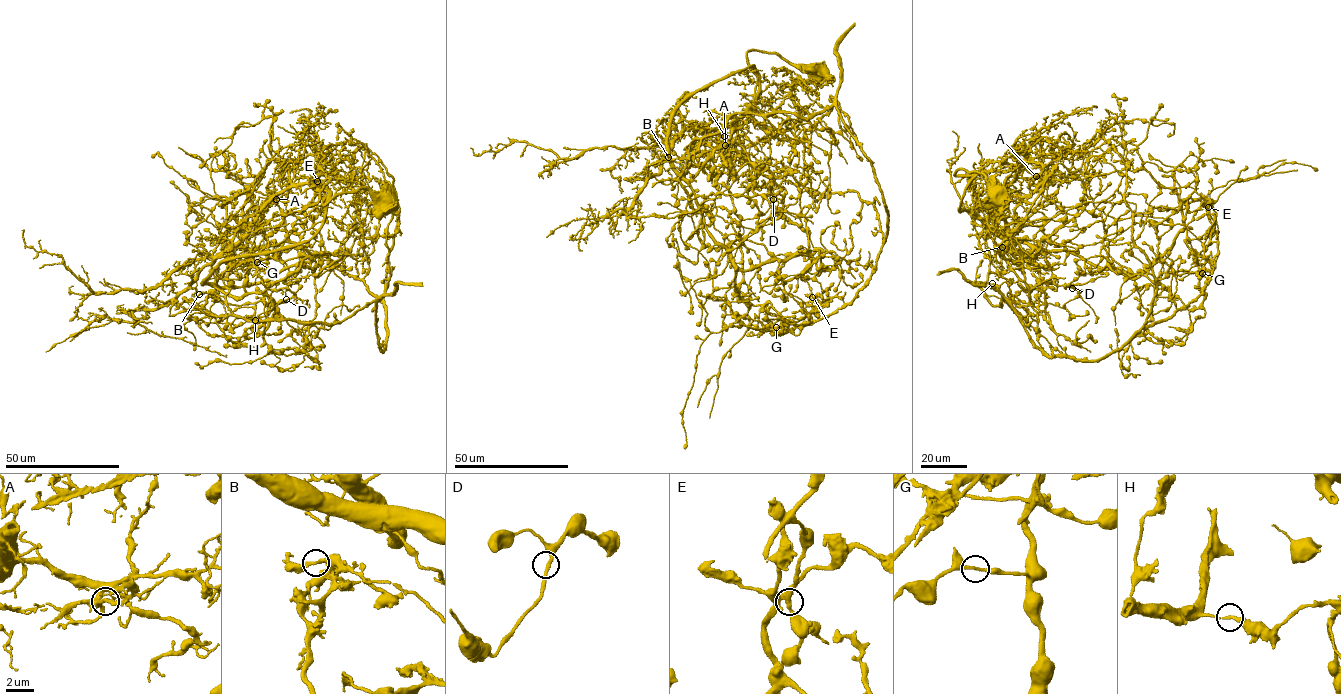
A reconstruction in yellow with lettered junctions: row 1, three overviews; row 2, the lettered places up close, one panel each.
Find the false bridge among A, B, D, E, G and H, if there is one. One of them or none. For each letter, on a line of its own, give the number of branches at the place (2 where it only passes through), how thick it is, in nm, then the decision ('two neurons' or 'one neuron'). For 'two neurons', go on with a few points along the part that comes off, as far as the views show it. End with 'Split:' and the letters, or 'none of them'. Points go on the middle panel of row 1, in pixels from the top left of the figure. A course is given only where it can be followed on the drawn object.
A: 2 branches meet; 260 nm thick; one neuron
B: 2 branches meet; 240 nm thick; one neuron
D: 2 branches meet; 240 nm thick; one neuron
E: 2 branches meet; 240 nm thick; two neurons; foreign part runs (812, 297), (798, 327), (874, 271), (889, 215), (870, 160), (834, 105), (733, 114), (685, 147), (726, 152)
G: 2 branches meet; 240 nm thick; one neuron
H: 2 branches meet; 200 nm thick; one neuron
Split: E

